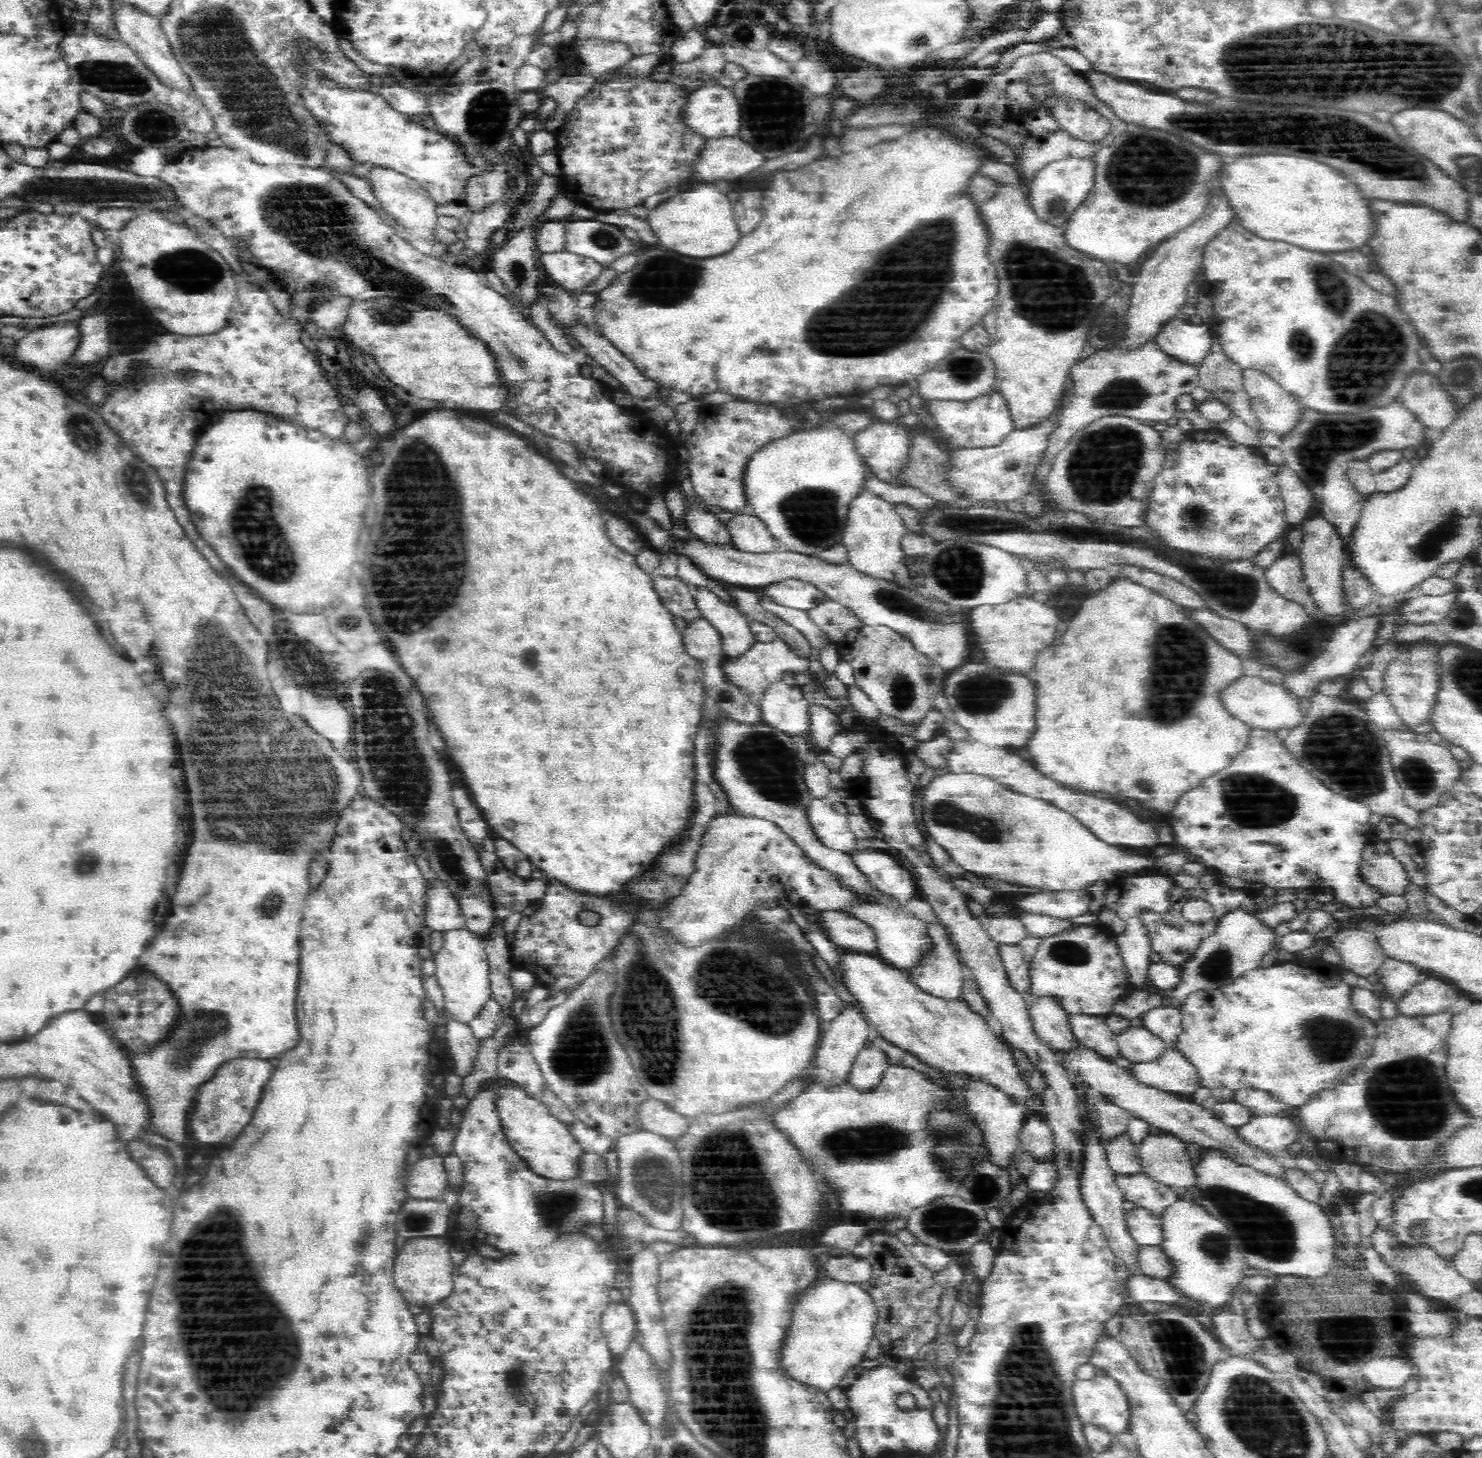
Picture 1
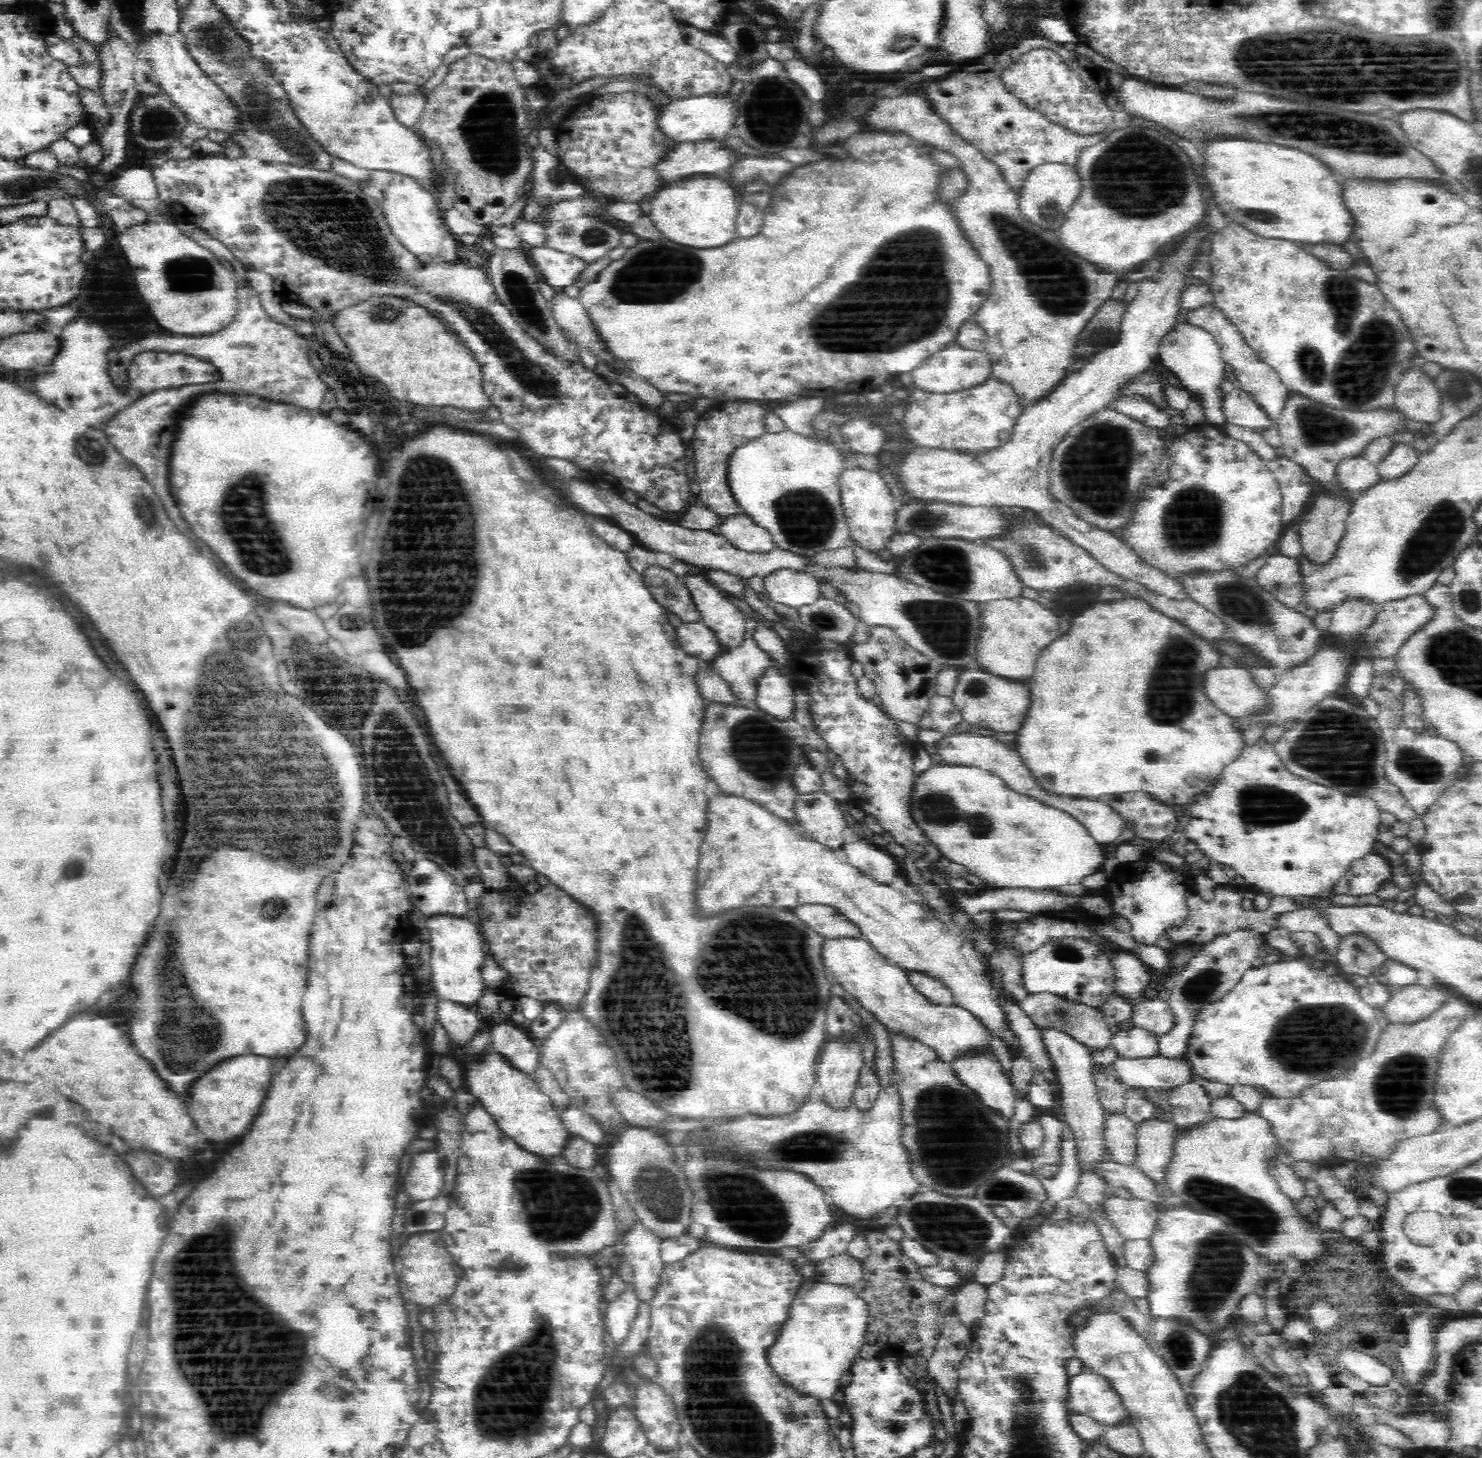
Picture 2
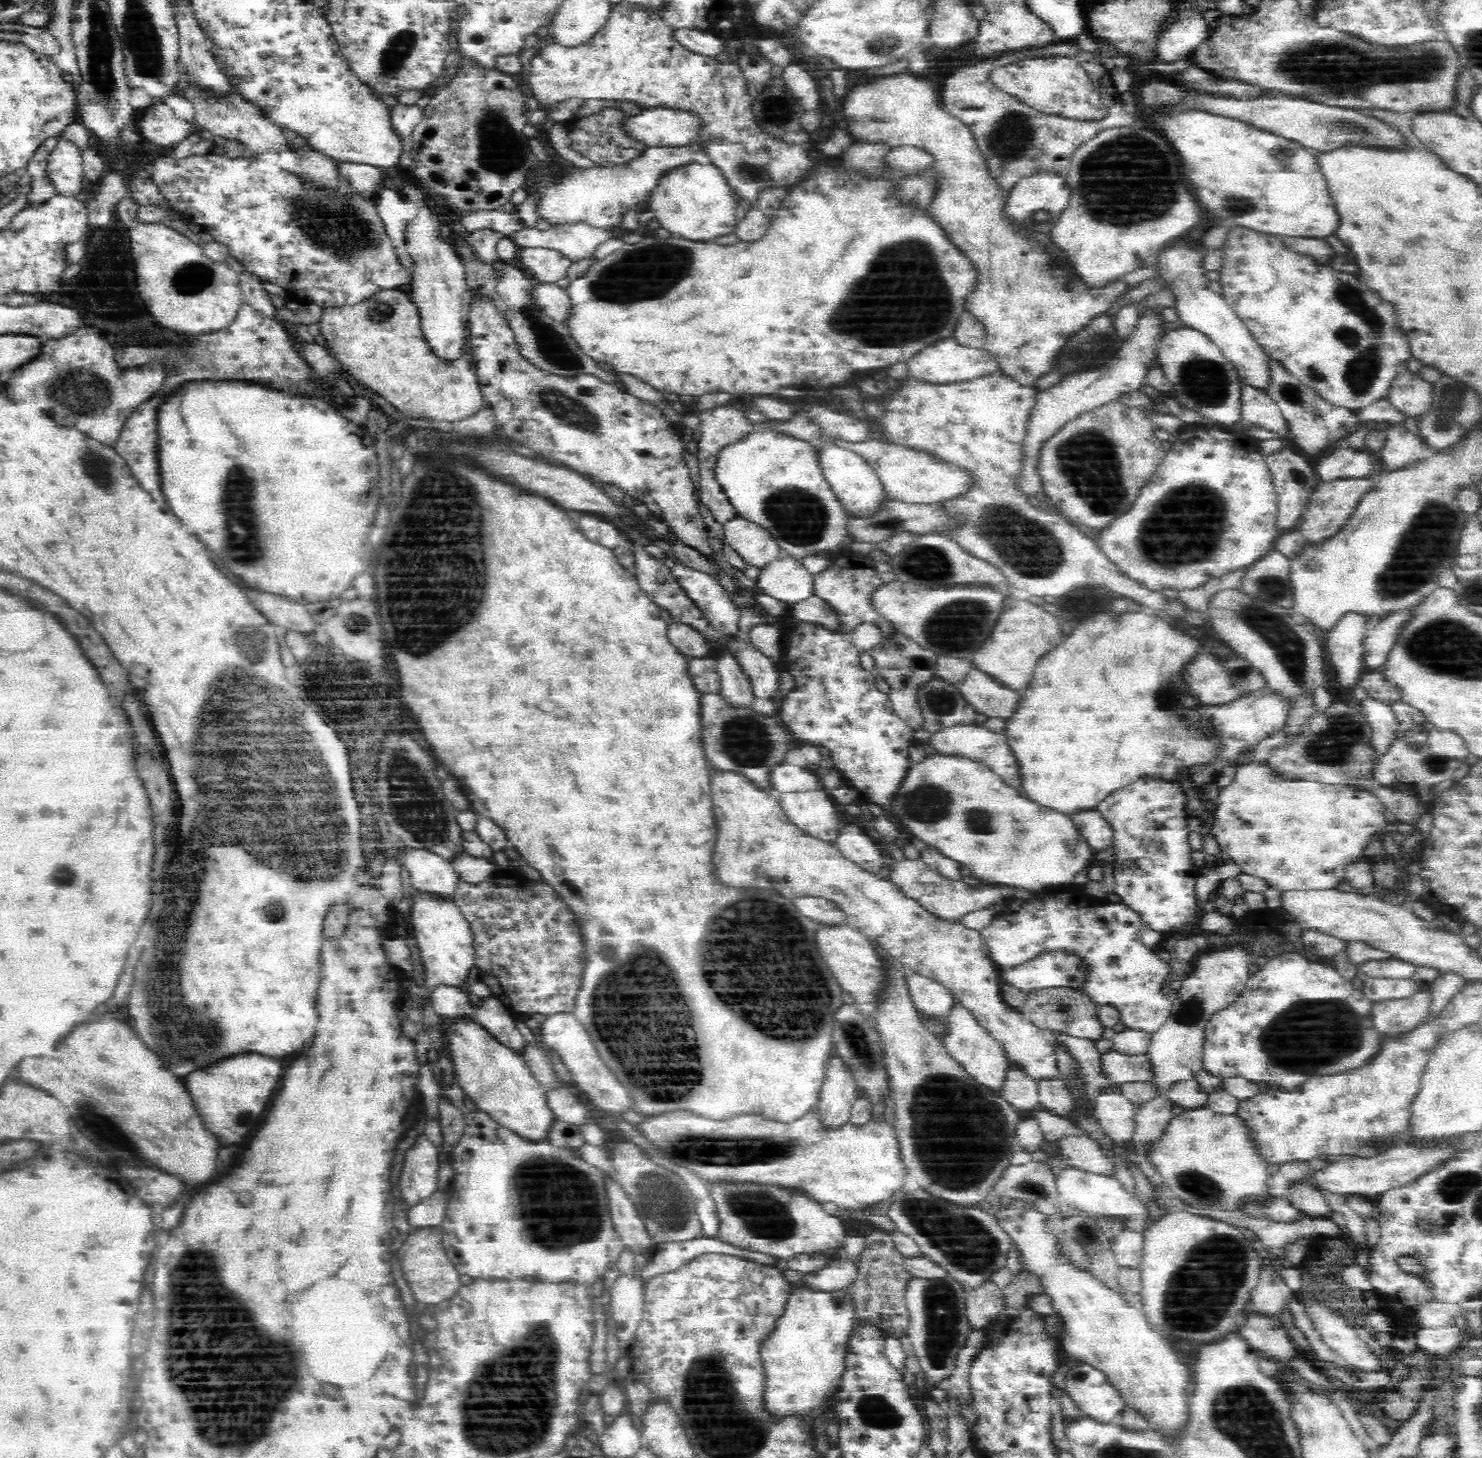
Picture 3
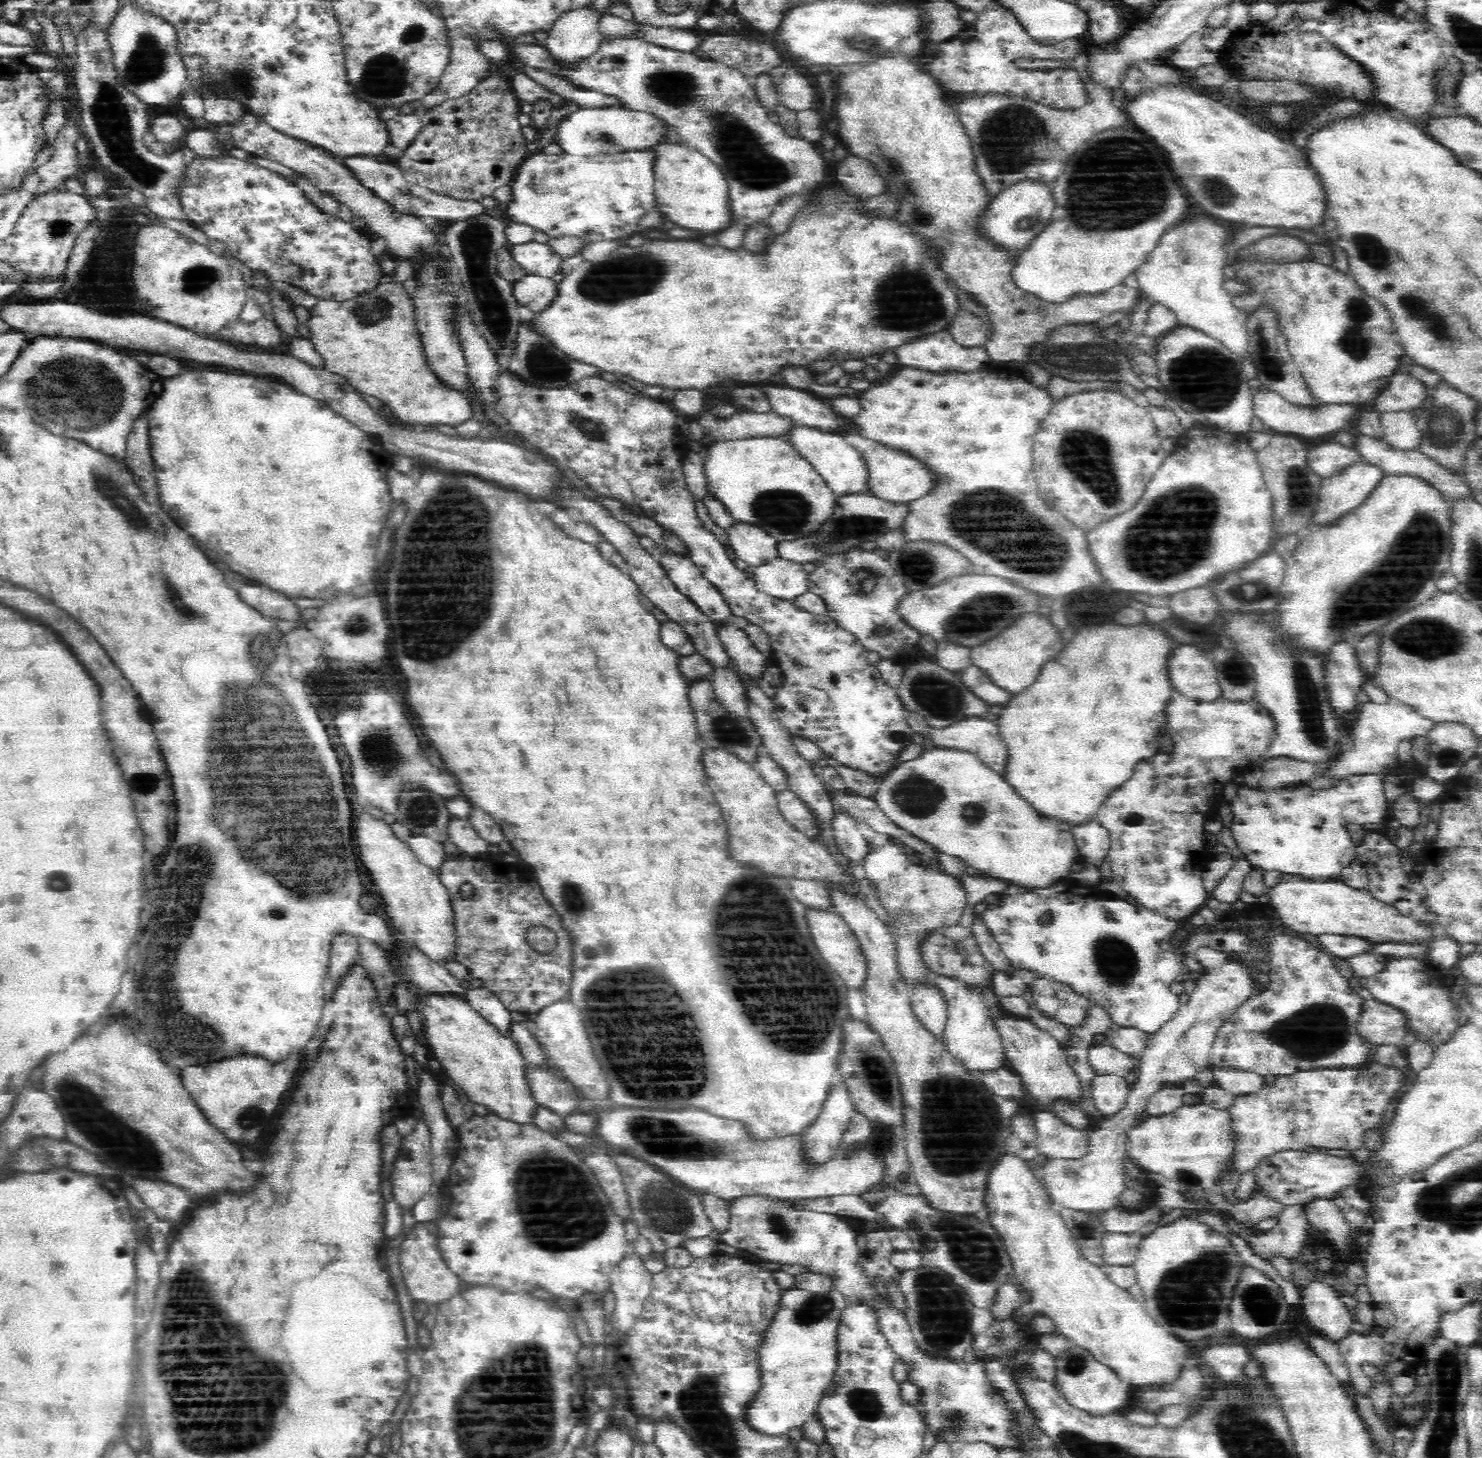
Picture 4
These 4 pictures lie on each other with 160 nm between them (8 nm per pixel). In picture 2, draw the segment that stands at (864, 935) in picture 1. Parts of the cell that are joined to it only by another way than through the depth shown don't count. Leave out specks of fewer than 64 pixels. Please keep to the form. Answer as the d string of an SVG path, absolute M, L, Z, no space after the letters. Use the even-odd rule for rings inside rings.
M804 905L794 914L826 940L864 939L860 927L831 906Z

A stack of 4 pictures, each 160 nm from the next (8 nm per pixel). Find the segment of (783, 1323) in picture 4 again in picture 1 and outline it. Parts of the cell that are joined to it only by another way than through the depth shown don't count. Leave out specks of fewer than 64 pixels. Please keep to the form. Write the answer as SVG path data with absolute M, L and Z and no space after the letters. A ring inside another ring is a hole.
M824 1276L820 1282L815 1282L805 1290L800 1298L796 1299L792 1310L792 1322L787 1332L784 1345L783 1365L788 1366L787 1371L802 1382L818 1387L820 1390L832 1390L840 1384L850 1368L856 1367L865 1360L865 1354L870 1348L870 1340L876 1334L875 1328L879 1323L879 1310L874 1299L859 1283L842 1282L835 1278Z

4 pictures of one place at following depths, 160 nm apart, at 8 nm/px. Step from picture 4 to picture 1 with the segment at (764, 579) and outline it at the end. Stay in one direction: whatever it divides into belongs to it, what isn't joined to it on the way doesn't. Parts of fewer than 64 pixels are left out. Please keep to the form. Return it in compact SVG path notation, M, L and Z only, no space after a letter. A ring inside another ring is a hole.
M788 579L764 588L764 594L773 602L795 610L814 610L828 602L828 596L811 582Z

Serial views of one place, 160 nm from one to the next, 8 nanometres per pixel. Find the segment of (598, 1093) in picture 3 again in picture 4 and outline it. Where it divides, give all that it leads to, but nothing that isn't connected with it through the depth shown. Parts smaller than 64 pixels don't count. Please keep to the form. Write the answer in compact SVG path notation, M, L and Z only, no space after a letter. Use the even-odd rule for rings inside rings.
M571 1000L557 1002L537 1014L535 1022L538 1036L536 1039L547 1054L548 1066L563 1080L569 1081L580 1091L580 1094L584 1094L584 1098L610 1102L608 1100L608 1098L612 1098L610 1082L606 1080L606 1076L600 1068L600 1062L594 1056L595 1052L583 1021L580 1009L576 1009Z

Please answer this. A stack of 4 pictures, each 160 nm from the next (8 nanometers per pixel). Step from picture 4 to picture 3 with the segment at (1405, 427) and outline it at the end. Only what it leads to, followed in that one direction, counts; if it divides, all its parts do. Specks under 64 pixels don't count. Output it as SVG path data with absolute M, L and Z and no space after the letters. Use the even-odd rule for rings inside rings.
M1402 424L1389 425L1387 439L1379 454L1384 471L1406 468L1422 458L1428 458L1438 449L1423 442L1419 435L1406 431Z

